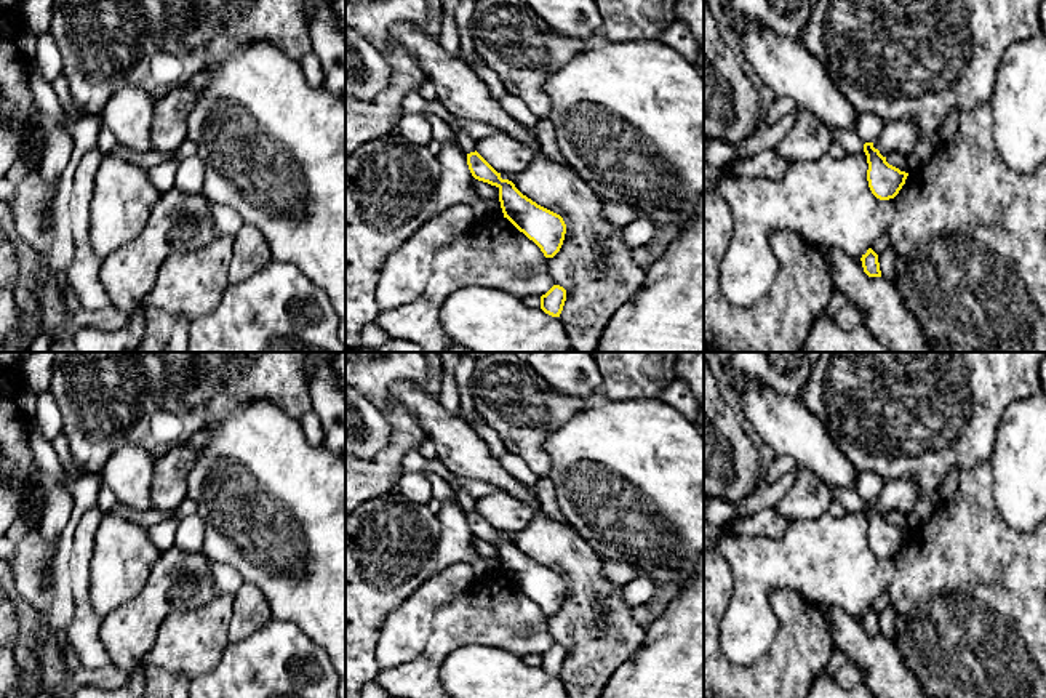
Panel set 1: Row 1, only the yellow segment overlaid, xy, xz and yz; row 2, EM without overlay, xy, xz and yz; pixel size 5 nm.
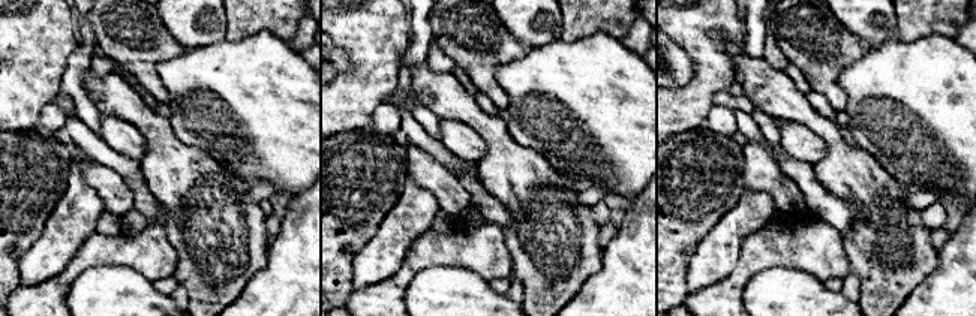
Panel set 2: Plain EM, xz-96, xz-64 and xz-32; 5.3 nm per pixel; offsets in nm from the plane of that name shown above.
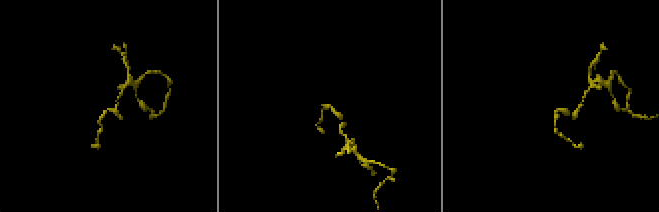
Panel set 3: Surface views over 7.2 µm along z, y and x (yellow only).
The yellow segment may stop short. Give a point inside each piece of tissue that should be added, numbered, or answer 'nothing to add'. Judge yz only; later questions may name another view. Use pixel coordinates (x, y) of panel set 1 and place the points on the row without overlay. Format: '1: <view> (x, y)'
1: yz (848, 498)

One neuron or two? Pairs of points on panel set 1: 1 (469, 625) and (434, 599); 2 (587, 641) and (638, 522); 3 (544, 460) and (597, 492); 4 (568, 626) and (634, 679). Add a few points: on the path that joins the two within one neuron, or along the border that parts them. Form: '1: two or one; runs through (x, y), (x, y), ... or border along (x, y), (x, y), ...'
1: two; border along (472, 581), (435, 612), (427, 639)
2: two; border along (579, 533), (605, 561)
3: two; border along (558, 428), (544, 442), (550, 458), (547, 476)
4: two; border along (643, 637), (643, 644), (608, 681)

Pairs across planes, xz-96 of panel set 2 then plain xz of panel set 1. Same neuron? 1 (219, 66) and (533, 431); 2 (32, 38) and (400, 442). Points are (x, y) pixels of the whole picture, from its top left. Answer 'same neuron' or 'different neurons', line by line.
1: different neurons
2: same neuron

